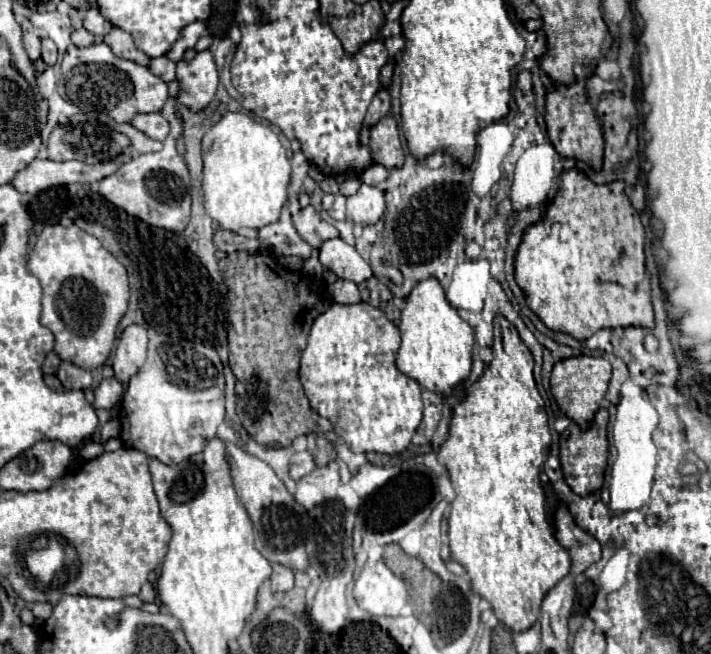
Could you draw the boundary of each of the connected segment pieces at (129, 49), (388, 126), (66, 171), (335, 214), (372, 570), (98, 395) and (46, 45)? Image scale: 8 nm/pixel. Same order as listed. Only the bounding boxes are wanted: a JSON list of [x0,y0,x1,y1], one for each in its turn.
[[104,28,150,66],[368,116,404,168],[12,154,130,194],[328,194,346,220],[346,562,408,617],[94,378,124,408],[42,38,58,66]]

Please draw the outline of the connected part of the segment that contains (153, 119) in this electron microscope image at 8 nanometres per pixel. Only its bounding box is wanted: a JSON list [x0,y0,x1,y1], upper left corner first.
[130,112,170,140]

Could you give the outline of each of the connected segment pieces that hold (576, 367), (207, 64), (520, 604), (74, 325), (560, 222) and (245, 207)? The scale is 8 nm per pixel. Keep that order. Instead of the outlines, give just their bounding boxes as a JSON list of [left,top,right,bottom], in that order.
[[550,356,612,430],[176,50,218,110],[438,316,570,632],[28,215,128,370],[514,168,656,340],[202,112,290,230]]

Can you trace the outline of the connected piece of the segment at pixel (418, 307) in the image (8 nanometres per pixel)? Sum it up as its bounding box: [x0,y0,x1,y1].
[396,278,474,394]

